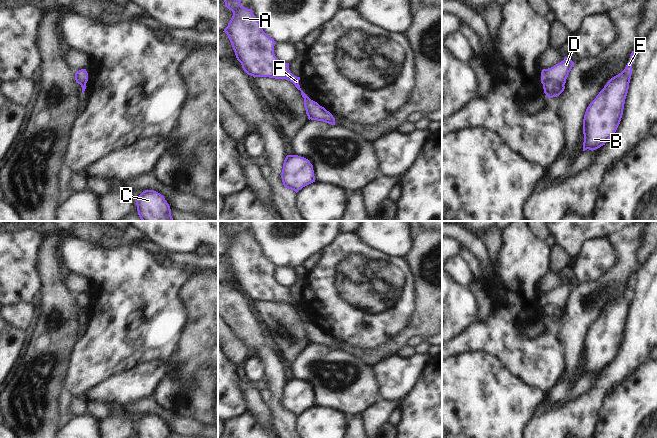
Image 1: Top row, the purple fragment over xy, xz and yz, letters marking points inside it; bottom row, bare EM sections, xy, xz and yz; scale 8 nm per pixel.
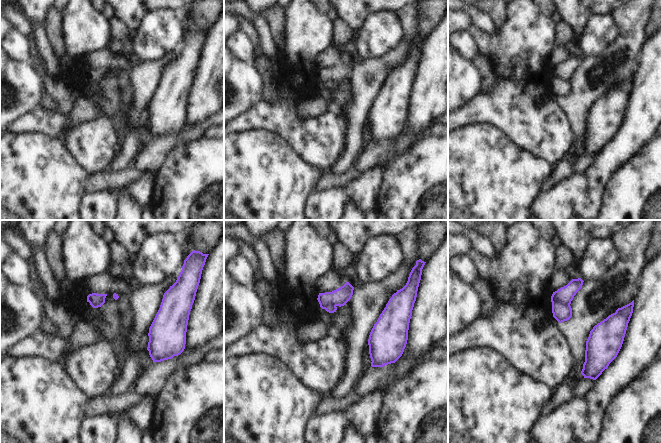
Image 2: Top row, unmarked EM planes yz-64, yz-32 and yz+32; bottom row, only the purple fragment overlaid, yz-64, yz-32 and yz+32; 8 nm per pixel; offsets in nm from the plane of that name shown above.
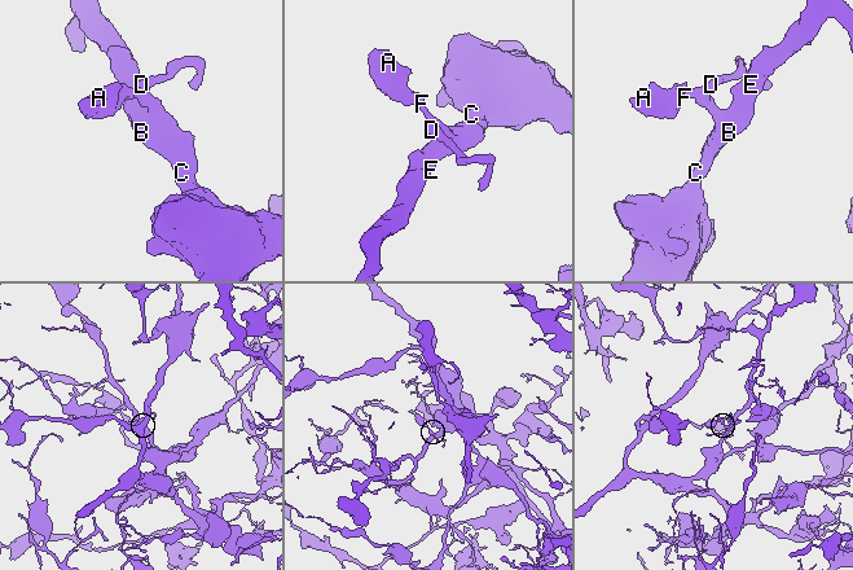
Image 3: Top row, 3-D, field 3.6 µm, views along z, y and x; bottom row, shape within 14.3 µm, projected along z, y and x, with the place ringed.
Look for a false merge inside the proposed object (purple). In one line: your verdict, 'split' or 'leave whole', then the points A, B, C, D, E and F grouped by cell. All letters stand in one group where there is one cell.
split; groups A D F / B C E

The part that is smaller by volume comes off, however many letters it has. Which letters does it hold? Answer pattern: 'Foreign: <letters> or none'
Foreign: A, D, F

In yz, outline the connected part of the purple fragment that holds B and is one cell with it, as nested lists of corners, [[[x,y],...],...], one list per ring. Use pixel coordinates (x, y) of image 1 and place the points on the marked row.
[[[635,52],[631,53],[625,69],[611,78],[587,107],[583,119],[583,151],[600,148],[615,134],[623,115]]]

